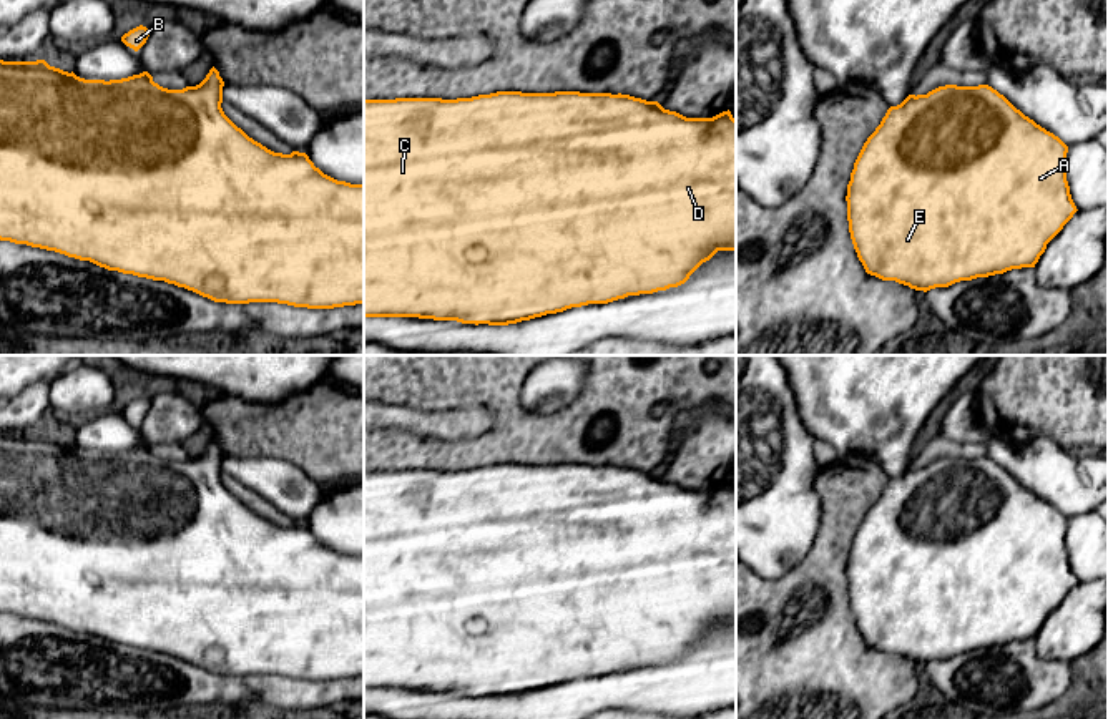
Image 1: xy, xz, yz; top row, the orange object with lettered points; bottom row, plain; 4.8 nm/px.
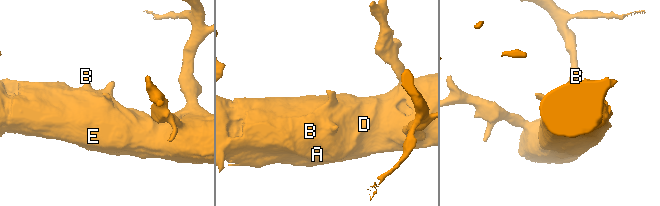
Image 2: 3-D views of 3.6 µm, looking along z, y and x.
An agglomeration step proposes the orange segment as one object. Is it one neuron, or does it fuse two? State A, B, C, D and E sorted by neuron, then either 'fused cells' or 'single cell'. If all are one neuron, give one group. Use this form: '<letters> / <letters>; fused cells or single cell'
A B C D E; single cell

